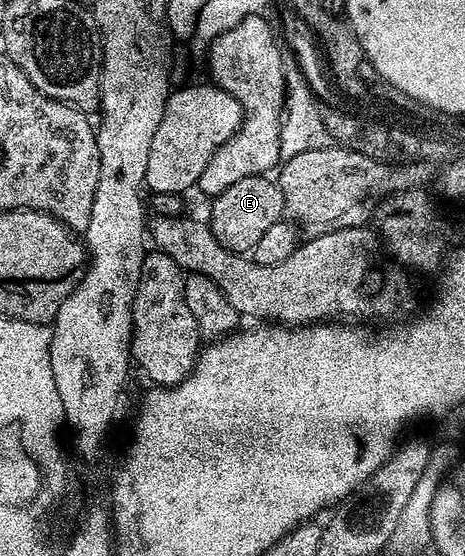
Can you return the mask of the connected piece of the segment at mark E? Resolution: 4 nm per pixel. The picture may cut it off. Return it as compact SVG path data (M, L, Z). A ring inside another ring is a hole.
M268 175L242 177L242 181L234 181L230 189L211 200L212 212L206 215L208 227L212 236L227 251L251 252L258 241L266 234L270 225L281 222L284 215L284 198L280 192L279 182L273 181Z

